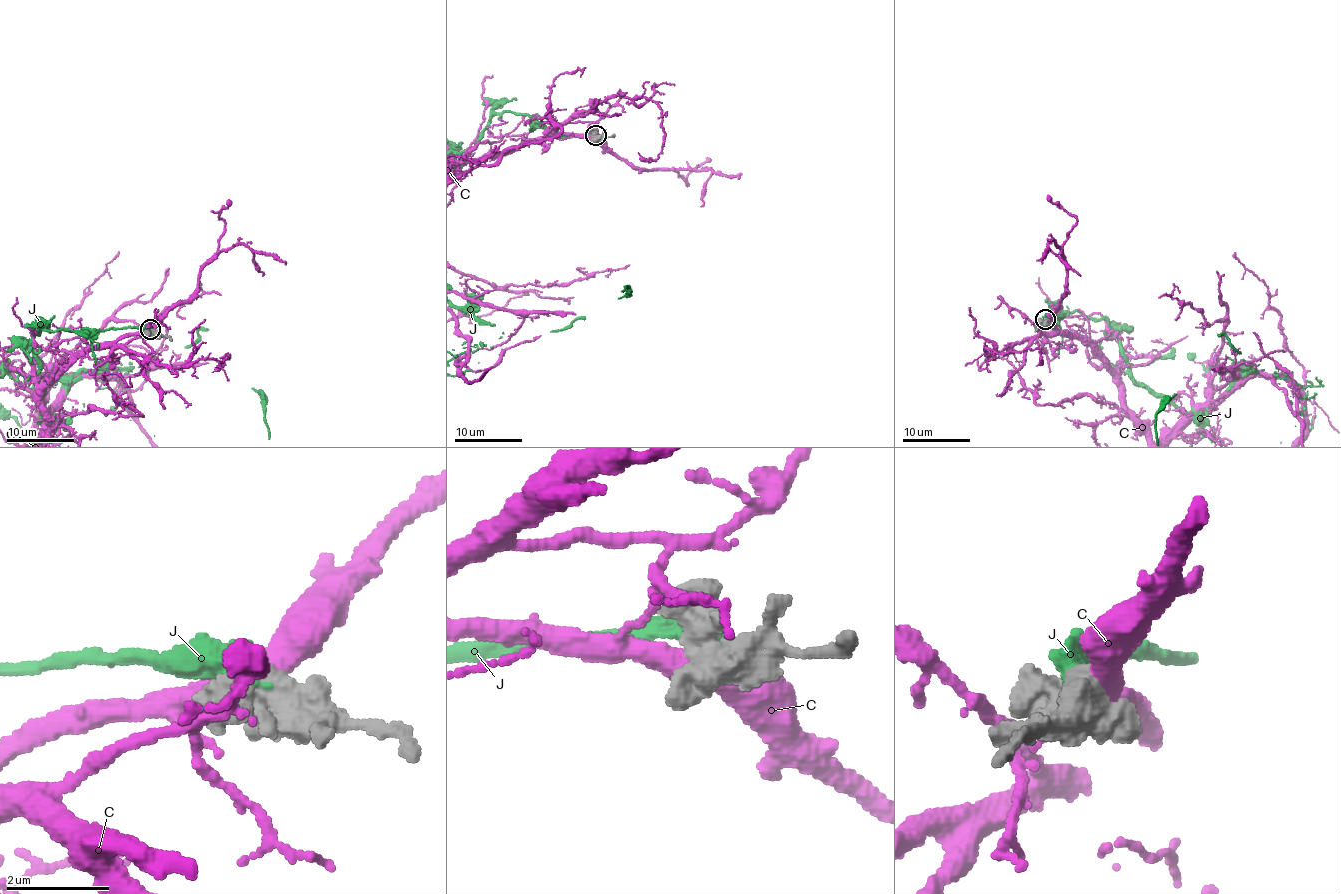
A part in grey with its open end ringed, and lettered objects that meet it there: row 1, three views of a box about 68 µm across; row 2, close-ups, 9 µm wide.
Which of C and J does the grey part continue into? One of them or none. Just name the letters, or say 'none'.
J

